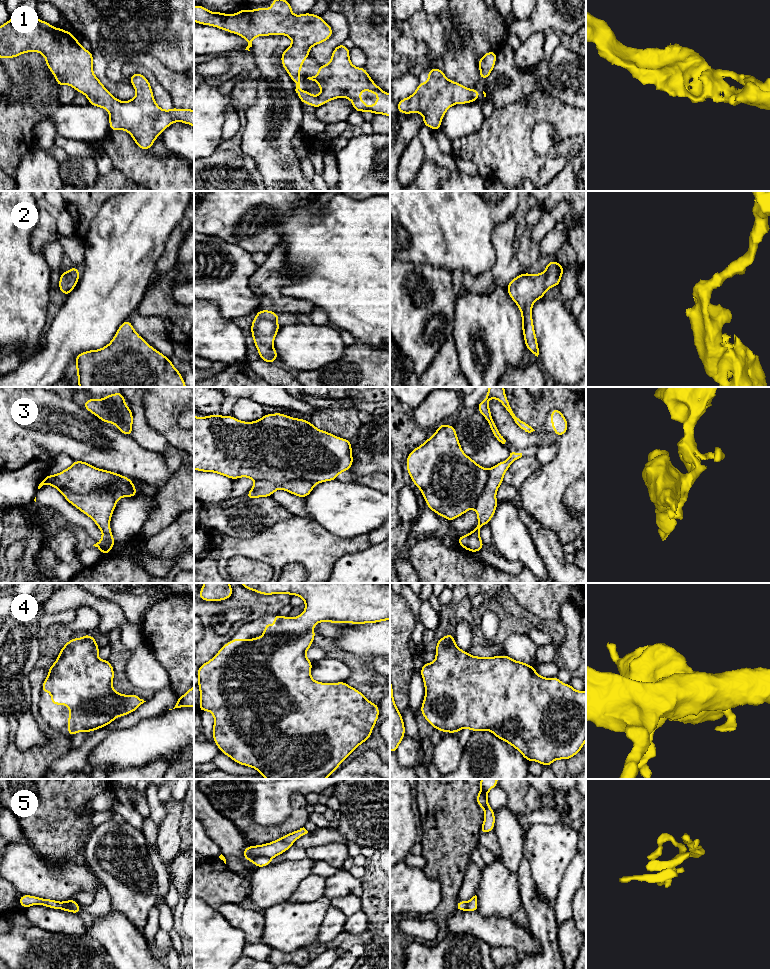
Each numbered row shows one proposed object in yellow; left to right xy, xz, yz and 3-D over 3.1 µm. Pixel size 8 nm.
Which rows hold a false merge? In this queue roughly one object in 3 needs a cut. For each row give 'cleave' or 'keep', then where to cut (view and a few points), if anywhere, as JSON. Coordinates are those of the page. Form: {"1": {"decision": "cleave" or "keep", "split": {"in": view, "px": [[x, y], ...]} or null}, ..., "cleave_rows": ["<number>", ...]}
{"1": {"decision": "keep", "split": null}, "2": {"decision": "keep", "split": null}, "3": {"decision": "cleave", "split": {"in": "xy", "px": [[60, 490], [91, 493], [108, 488], [116, 500]]}}, "4": {"decision": "keep", "split": null}, "5": {"decision": "cleave", "split": {"in": "xz", "px": [[270, 858], [256, 856], [252, 860]]}}, "cleave_rows": ["3", "5"]}

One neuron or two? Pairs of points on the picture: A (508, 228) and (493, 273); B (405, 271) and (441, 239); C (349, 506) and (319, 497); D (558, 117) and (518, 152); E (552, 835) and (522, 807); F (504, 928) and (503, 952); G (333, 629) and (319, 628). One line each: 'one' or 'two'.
A: one
B: two
C: one
D: one
E: two
F: two
G: one

